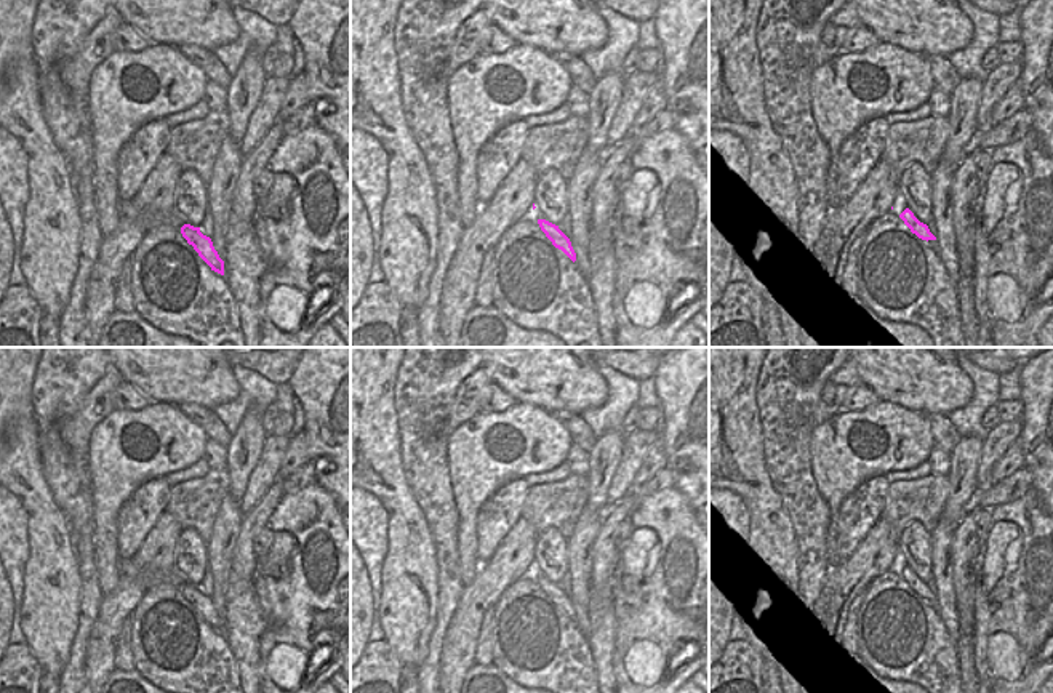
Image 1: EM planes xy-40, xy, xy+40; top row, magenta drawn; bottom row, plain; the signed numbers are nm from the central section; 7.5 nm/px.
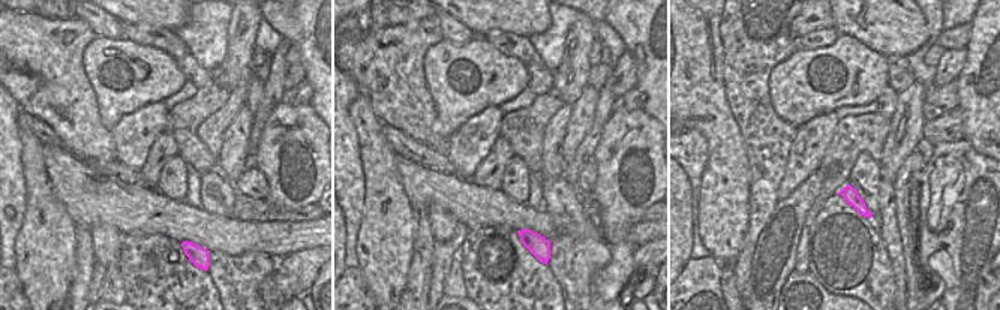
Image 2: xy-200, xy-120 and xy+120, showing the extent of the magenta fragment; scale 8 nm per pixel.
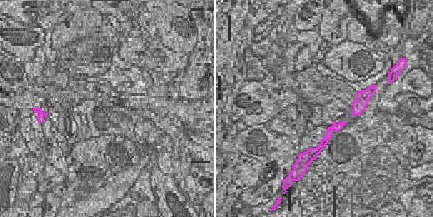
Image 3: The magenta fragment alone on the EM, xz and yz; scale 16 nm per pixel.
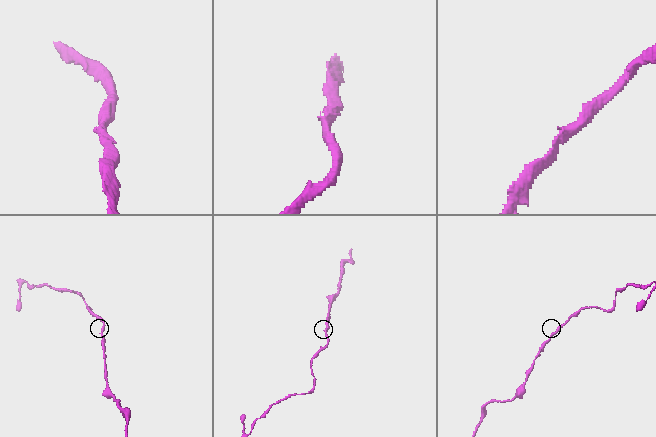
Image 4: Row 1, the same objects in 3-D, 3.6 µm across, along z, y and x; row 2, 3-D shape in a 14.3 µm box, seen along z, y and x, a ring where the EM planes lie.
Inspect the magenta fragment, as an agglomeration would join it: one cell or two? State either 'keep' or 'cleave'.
keep

